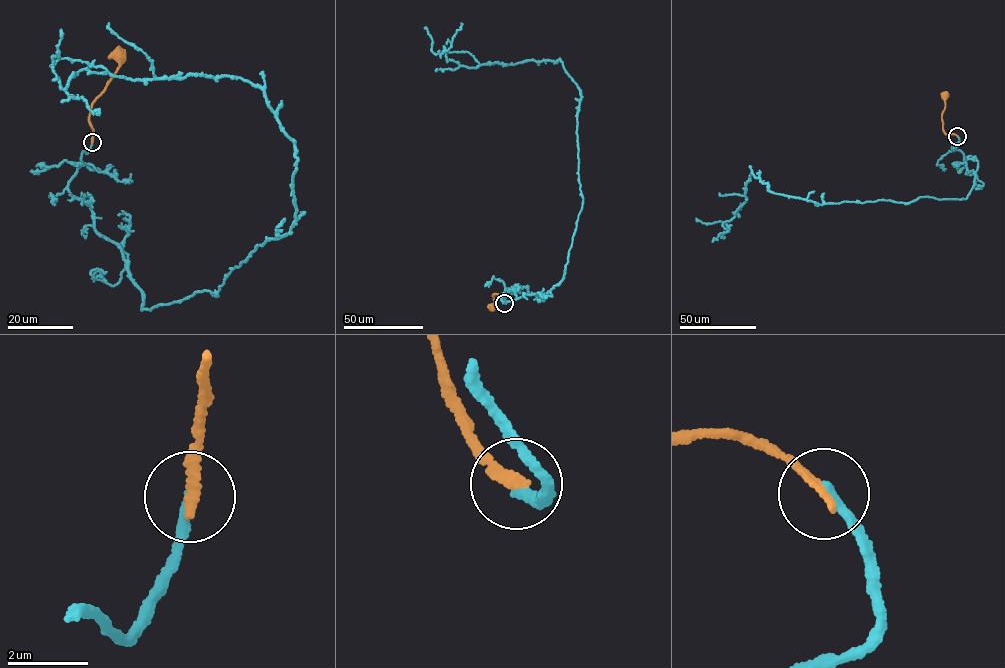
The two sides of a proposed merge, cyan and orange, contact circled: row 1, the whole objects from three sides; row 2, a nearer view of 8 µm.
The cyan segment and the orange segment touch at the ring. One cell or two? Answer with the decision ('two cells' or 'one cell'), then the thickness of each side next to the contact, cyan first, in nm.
two cells; calibres 240 and 280 nm

